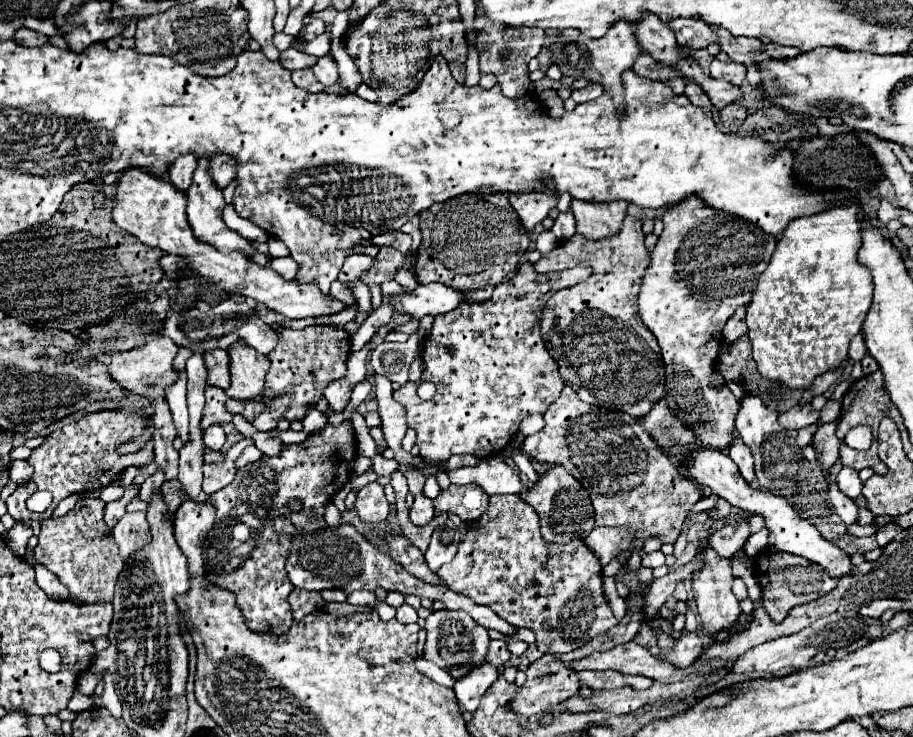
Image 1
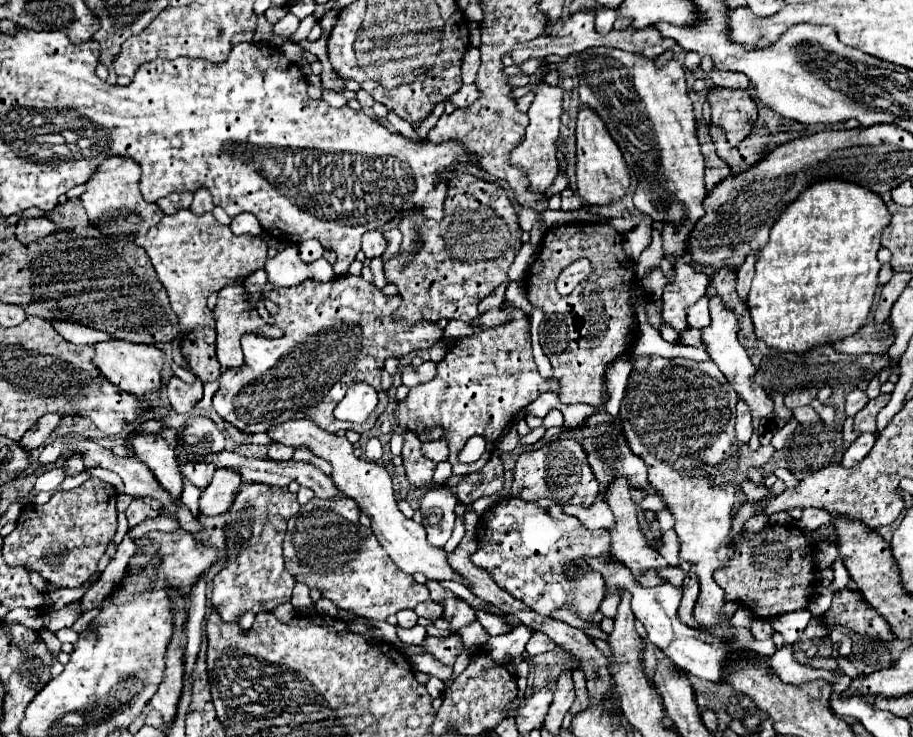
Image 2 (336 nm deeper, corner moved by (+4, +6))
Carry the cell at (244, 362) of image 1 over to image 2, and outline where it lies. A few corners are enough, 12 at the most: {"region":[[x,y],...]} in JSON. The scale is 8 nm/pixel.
{"region":[[241,281],[225,285],[213,309],[217,361],[245,363],[241,337],[281,337],[245,301]]}

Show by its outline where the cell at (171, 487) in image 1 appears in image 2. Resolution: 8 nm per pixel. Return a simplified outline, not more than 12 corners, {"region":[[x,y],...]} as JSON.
{"region":[[181,463],[185,481],[201,491],[209,485],[215,465]]}

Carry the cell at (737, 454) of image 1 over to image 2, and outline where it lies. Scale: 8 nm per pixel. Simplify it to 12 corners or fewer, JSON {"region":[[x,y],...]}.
{"region":[[743,401],[737,403],[735,433],[739,443],[751,439],[751,413]]}

